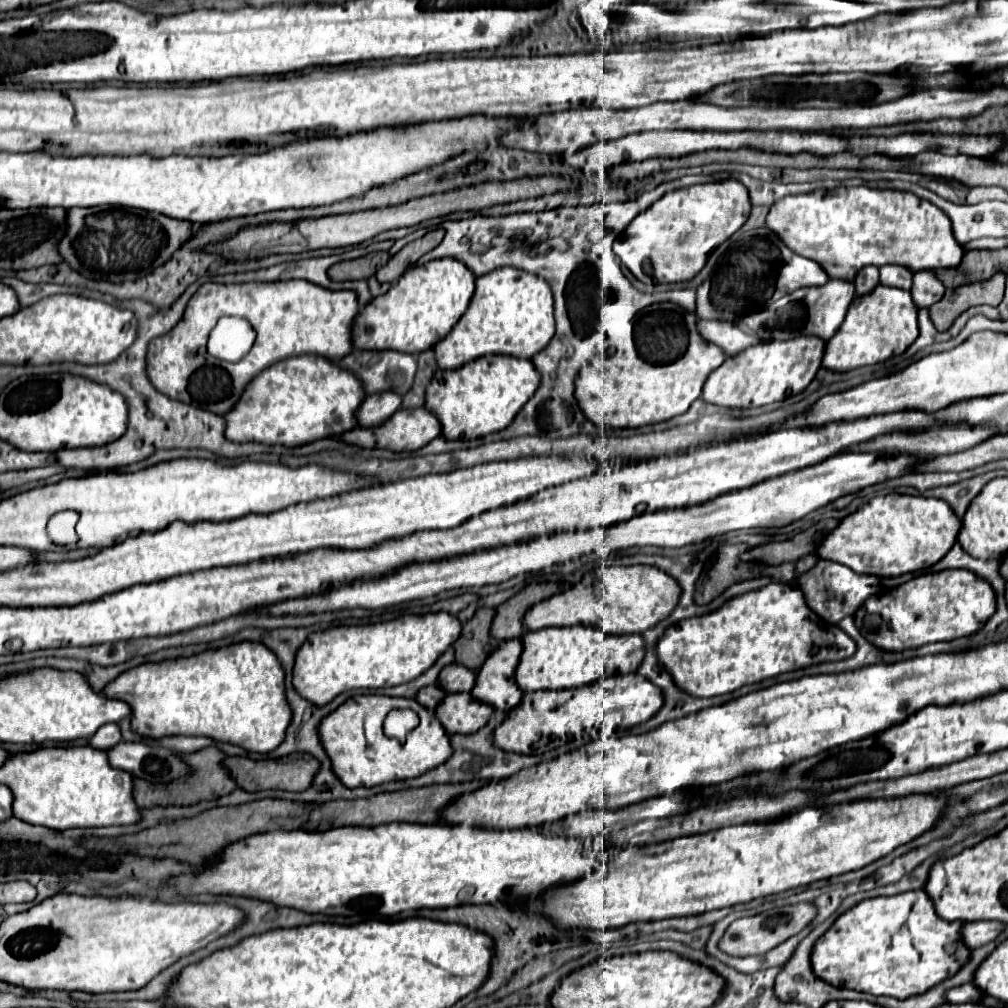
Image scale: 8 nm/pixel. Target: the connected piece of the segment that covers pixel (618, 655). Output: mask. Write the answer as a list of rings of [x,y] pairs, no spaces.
[[[569,626],[569,628],[543,628],[525,632],[523,654],[515,668],[517,686],[525,692],[531,690],[563,690],[597,682],[603,676],[635,672],[643,656],[641,636],[631,634],[607,634],[593,626]]]

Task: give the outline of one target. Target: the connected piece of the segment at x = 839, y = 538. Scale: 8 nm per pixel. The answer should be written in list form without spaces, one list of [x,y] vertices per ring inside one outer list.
[[[887,494],[861,504],[853,514],[845,516],[835,530],[815,548],[823,560],[831,560],[851,568],[857,574],[873,574],[879,578],[901,576],[933,566],[957,540],[959,518],[937,498]]]

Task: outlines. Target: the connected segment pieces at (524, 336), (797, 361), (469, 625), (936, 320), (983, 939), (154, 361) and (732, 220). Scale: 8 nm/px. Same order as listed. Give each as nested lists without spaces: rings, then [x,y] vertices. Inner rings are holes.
[[[499,268],[475,280],[475,292],[467,312],[449,336],[435,344],[433,352],[441,370],[461,368],[463,364],[487,354],[531,358],[549,344],[553,332],[553,296],[549,284],[539,276],[517,268]]]
[[[797,336],[785,342],[765,342],[751,346],[721,364],[705,380],[701,400],[725,408],[757,408],[781,402],[791,394],[799,394],[815,378],[821,368],[825,342],[817,336]]]
[[[479,608],[471,620],[463,624],[461,636],[453,644],[455,648],[455,658],[469,670],[477,670],[485,656],[493,650],[493,640],[489,636],[489,622],[493,618],[493,608]]]
[[[997,272],[989,280],[947,290],[943,298],[929,308],[929,318],[939,332],[945,332],[953,324],[953,320],[967,308],[977,304],[997,306],[1001,302],[1003,292],[1005,292],[1005,274]]]
[[[965,922],[961,928],[961,940],[967,948],[979,948],[991,942],[1005,924],[1001,922]]]
[[[303,280],[245,284],[205,282],[187,302],[183,318],[167,334],[149,342],[147,378],[161,394],[223,416],[239,400],[247,382],[279,360],[299,354],[315,354],[337,362],[349,354],[349,328],[357,312],[359,304],[355,292],[333,292]],[[221,316],[247,318],[257,334],[253,348],[239,362],[217,360],[205,350],[209,332]]]
[[[739,180],[697,184],[667,192],[661,200],[633,218],[613,244],[613,252],[643,284],[685,282],[699,274],[707,254],[731,238],[751,210],[749,192]]]

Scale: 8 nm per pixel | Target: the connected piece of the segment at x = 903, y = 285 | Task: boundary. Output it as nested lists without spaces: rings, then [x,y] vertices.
[[[881,268],[881,284],[891,286],[891,288],[901,288],[901,290],[909,290],[911,288],[911,272],[905,272],[905,268]]]

